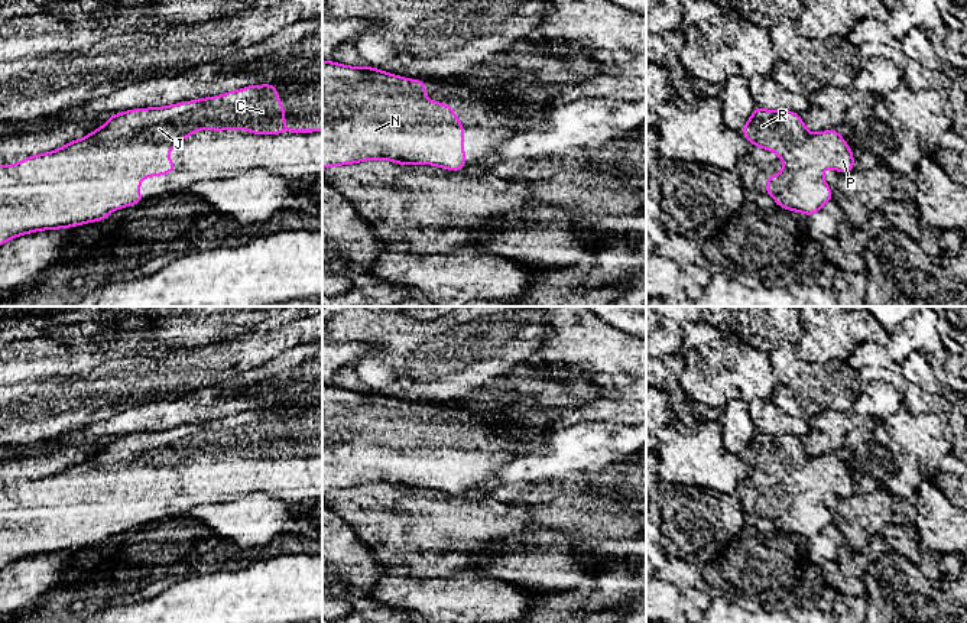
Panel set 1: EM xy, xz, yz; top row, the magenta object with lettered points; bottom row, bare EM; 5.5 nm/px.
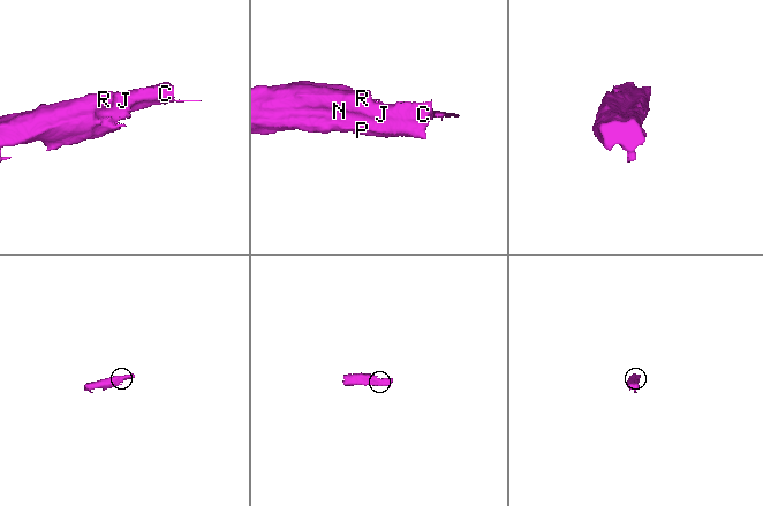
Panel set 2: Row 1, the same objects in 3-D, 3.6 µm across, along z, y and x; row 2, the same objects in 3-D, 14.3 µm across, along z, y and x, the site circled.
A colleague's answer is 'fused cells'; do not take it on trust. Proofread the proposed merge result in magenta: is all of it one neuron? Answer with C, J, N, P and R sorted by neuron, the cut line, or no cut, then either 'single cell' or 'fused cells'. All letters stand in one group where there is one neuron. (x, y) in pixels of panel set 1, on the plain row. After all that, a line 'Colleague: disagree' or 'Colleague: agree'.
groups C J N P R; cut none; single cell
Colleague: disagree

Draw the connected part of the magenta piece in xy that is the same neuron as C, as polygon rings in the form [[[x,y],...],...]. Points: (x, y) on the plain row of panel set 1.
[[[275,408],[247,409],[215,421],[114,437],[107,447],[84,463],[72,464],[52,476],[29,480],[13,490],[0,489],[0,570],[23,558],[104,545],[116,533],[146,526],[140,520],[140,504],[149,500],[173,497],[176,494],[175,486],[166,483],[165,478],[175,474],[179,464],[185,464],[202,452],[212,455],[247,454],[252,458],[322,455],[322,452],[289,452],[285,448],[283,426],[278,421]]]

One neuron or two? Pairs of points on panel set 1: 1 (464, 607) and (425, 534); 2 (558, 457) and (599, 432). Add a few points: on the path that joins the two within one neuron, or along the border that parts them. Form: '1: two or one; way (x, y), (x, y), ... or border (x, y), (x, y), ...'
1: two; border (479, 570), (460, 570), (434, 577)
2: one; way (568, 451), (584, 447), (589, 443)

